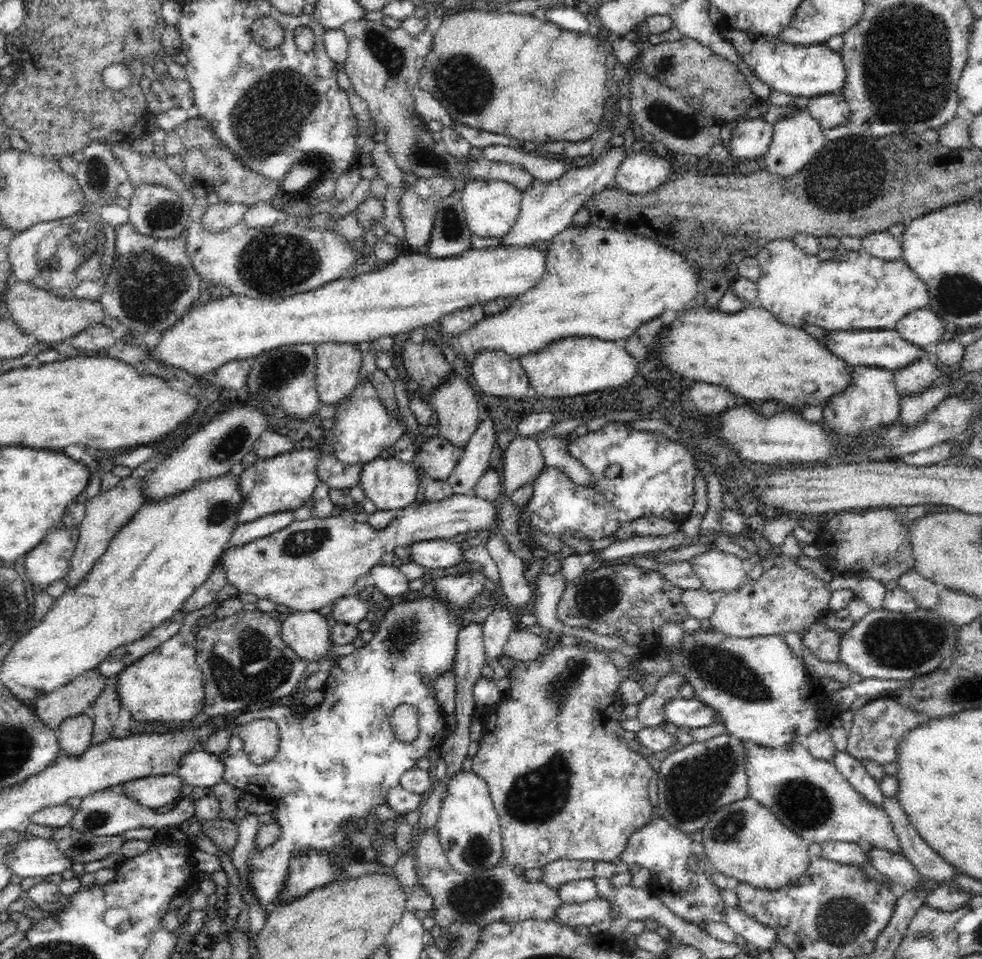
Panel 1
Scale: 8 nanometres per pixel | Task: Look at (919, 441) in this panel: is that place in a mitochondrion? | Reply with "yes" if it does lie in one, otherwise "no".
no

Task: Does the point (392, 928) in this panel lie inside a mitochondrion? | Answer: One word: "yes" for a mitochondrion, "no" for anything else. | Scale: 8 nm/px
no

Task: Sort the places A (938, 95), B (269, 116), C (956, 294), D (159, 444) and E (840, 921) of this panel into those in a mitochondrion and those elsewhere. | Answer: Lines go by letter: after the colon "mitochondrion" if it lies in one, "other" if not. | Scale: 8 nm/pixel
A: mitochondrion
B: mitochondrion
C: mitochondrion
D: other
E: mitochondrion

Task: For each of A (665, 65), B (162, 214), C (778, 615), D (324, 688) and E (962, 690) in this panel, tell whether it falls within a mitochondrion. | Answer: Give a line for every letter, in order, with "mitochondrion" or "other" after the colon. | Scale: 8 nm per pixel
A: mitochondrion
B: mitochondrion
C: other
D: other
E: mitochondrion

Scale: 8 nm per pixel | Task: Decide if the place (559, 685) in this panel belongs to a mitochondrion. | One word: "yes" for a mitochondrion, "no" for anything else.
yes

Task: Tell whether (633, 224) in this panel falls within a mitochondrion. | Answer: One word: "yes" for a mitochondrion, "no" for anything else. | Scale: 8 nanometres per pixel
no

